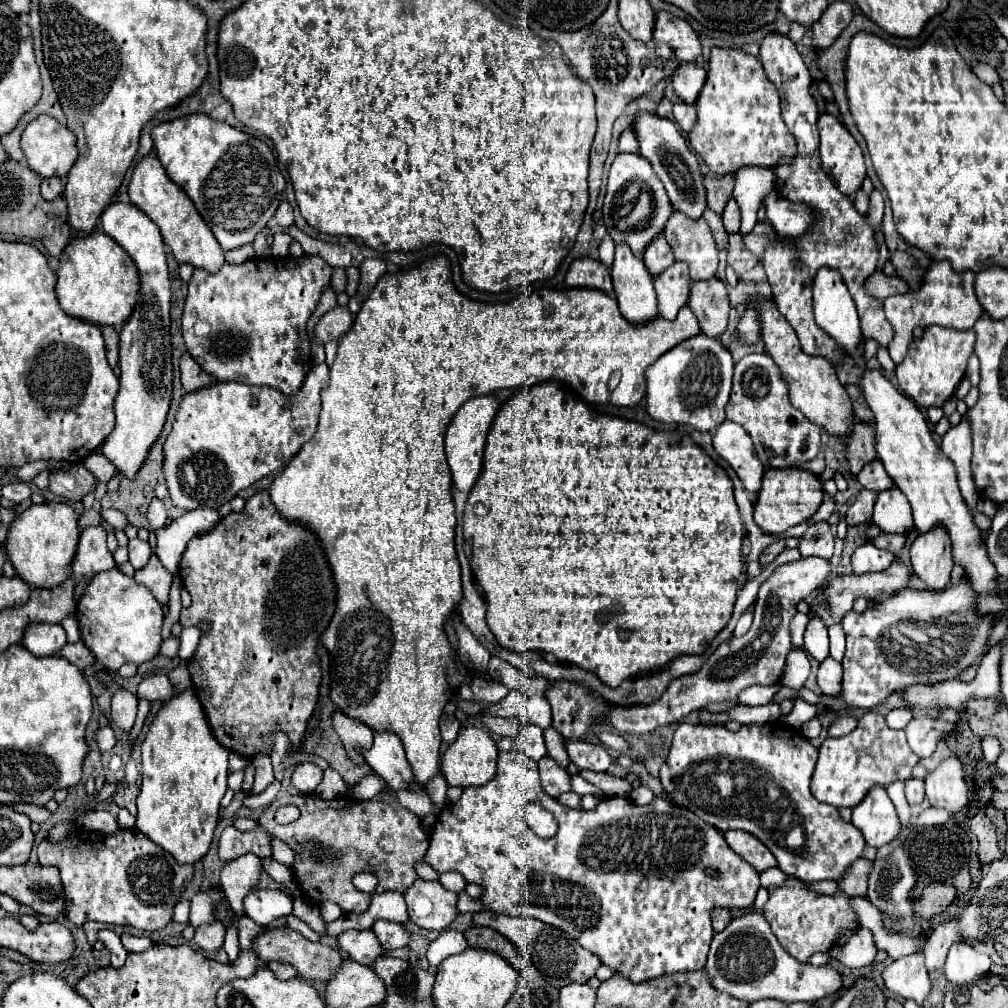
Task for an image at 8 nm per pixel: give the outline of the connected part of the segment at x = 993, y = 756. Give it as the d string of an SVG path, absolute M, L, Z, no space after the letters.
M987 737L987 739L983 739L983 759L987 761L987 763L995 763L997 761L997 757L1001 755L1001 745L999 745L999 741L995 739L995 737Z

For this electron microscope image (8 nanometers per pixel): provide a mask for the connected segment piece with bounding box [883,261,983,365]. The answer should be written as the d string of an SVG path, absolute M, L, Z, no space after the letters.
M935 261L929 267L929 271L925 275L925 283L919 291L907 293L907 295L891 295L885 299L885 303L883 303L885 315L887 315L889 323L895 327L895 337L887 345L889 355L895 365L899 365L905 359L909 341L913 337L913 327L917 327L917 325L919 327L941 325L941 327L953 327L953 329L973 329L977 317L981 317L981 313L983 313L983 307L979 305L979 301L975 297L973 279L975 279L973 271L955 273L953 267L949 265L949 261Z

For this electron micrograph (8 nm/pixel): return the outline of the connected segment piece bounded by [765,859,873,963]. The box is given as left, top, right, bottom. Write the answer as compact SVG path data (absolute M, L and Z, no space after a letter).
M857 859L851 869L837 881L835 895L821 895L801 883L797 877L787 877L787 881L779 887L769 887L769 901L765 905L765 917L777 935L781 947L793 955L797 961L809 961L809 957L817 951L829 951L841 933L859 927L859 915L851 907L853 897L867 899L867 875L871 871L871 861Z

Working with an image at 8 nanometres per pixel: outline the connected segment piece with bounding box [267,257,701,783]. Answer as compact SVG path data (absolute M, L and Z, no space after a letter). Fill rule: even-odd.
M437 257L417 269L381 277L381 281L377 281L375 289L371 291L369 299L363 303L361 311L357 313L351 331L339 341L335 363L329 369L331 371L329 385L321 391L323 409L319 415L317 433L309 443L301 447L299 455L295 455L291 463L285 465L283 473L279 473L273 479L267 493L275 509L283 517L287 517L287 521L305 525L311 533L315 533L315 537L323 543L321 547L325 549L325 559L329 561L329 567L333 569L333 583L337 585L337 611L333 613L325 633L321 635L321 645L331 655L331 673L329 673L331 675L331 689L329 689L331 701L339 707L341 713L365 723L371 731L395 731L395 735L403 741L407 759L419 783L421 781L425 783L439 773L439 747L441 747L439 717L453 693L447 681L447 669L449 665L463 669L463 663L459 661L445 633L445 621L451 617L451 613L459 607L463 599L459 559L455 555L455 541L453 541L455 537L455 507L451 499L453 485L451 485L451 471L449 471L449 465L445 461L445 451L443 451L443 437L445 437L449 421L453 419L457 409L473 397L489 395L501 389L533 387L545 381L559 381L571 387L587 403L611 403L611 405L635 407L645 399L645 369L653 365L663 353L673 349L679 341L685 341L699 333L701 331L699 331L697 317L693 315L689 307L683 307L675 321L667 321L659 317L645 325L633 325L621 317L617 301L597 289L567 289L567 291L541 289L527 297L519 297L511 303L499 303L499 305L477 303L477 301L467 299L455 289L451 281L449 261L445 257ZM615 369L619 369L623 377L619 383L619 391L609 391L607 381Z

